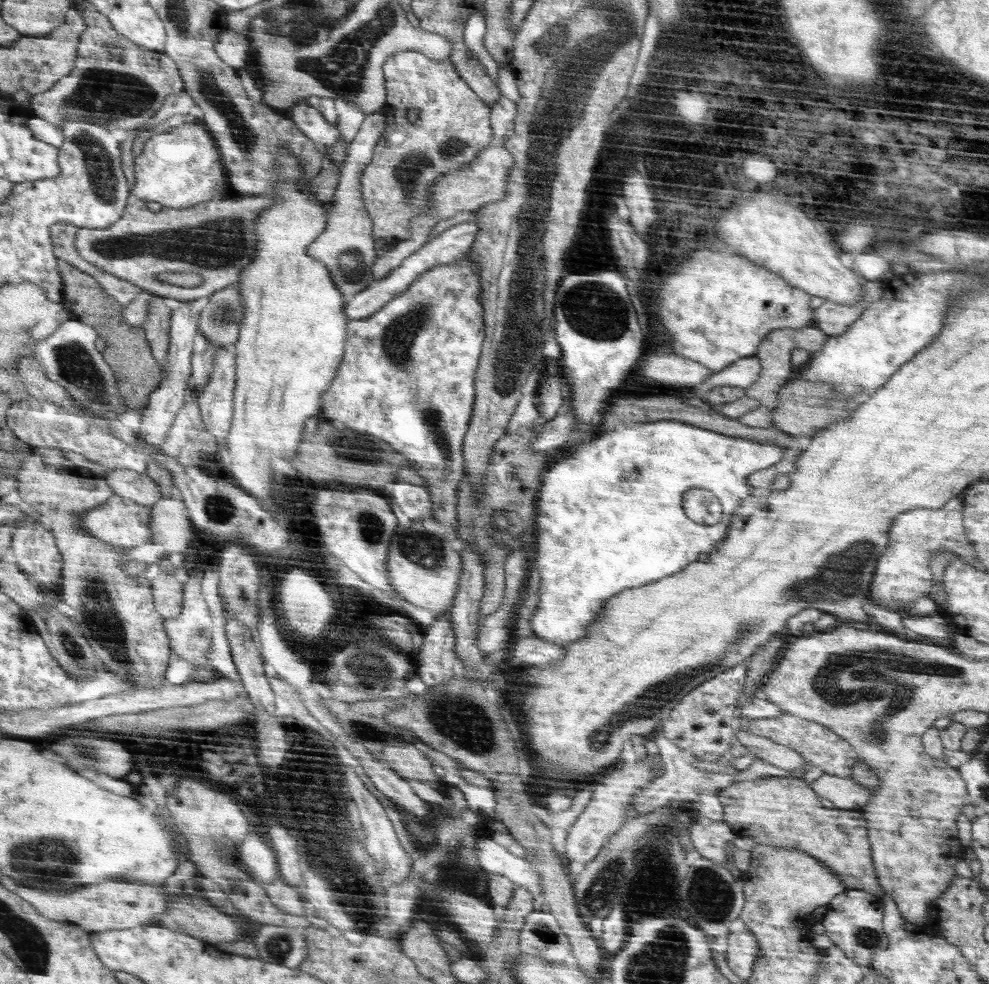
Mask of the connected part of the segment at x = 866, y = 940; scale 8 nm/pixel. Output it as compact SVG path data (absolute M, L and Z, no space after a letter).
M846 890L839 897L835 897L827 908L828 912L820 921L824 925L826 936L856 963L870 966L876 956L890 948L891 942L883 930L885 912L882 896L864 890Z

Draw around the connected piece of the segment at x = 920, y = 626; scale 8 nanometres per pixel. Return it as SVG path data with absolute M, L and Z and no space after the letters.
M904 616L903 623L908 630L916 632L919 636L935 645L954 648L953 635L944 616Z

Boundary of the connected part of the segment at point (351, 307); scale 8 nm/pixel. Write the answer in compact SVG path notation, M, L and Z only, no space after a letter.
M461 223L446 229L446 231L440 233L432 241L424 243L424 246L421 246L410 257L405 258L402 264L392 270L388 276L385 276L382 280L371 282L362 292L356 293L351 299L348 299L346 306L347 318L351 322L352 320L360 320L361 318L372 316L372 314L382 309L384 305L387 305L402 294L427 270L434 269L438 265L450 264L460 260L471 250L471 246L475 244L475 238L478 234L479 227L476 224Z

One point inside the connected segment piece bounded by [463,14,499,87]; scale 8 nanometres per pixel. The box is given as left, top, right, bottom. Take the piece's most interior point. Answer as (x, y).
(473, 35)

